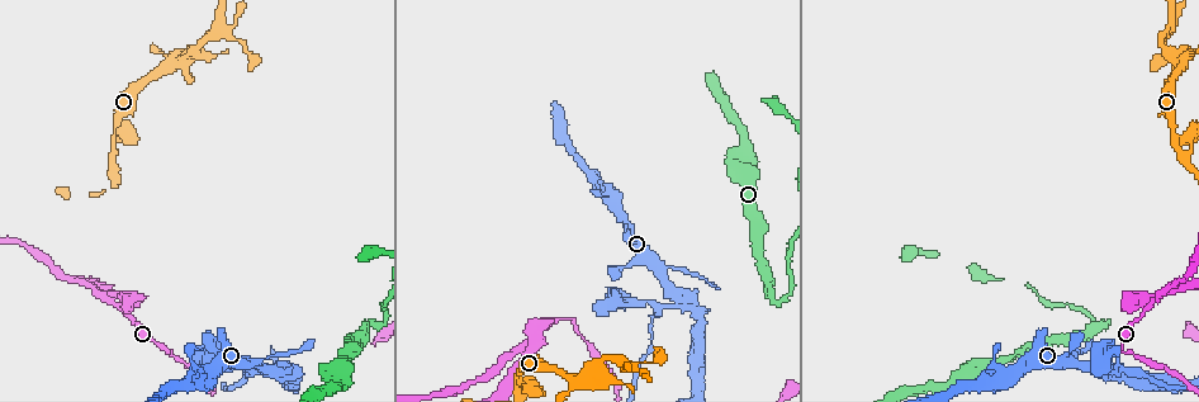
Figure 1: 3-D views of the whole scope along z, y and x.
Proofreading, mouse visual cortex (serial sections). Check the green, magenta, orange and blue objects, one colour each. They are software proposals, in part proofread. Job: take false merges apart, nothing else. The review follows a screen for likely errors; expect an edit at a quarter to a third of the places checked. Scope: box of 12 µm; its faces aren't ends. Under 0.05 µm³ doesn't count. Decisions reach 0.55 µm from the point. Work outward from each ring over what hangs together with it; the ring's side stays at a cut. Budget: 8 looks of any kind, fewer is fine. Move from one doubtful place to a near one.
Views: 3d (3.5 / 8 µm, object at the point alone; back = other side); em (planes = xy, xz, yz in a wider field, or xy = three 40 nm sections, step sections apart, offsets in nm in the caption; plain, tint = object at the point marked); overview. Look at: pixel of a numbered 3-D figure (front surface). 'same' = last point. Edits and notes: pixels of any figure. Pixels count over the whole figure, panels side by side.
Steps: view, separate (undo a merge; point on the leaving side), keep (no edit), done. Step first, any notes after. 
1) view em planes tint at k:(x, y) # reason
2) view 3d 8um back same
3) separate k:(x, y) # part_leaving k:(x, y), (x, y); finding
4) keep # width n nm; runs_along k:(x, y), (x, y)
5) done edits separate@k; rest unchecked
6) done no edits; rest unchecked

view 3d 3.5um back at 1:(779, 304) # abrupt turn

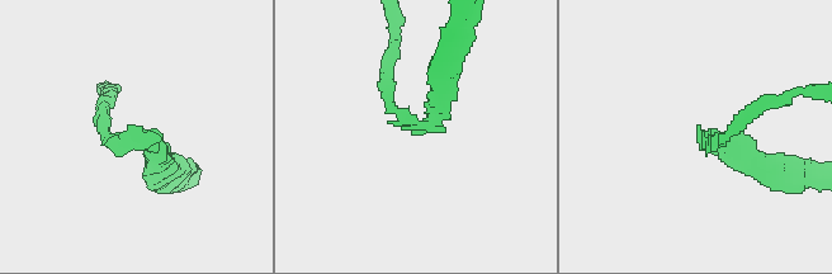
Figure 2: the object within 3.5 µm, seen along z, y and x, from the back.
view em xy step 3 tint at 2:(136, 137) # arm_widths 200, 350 nm

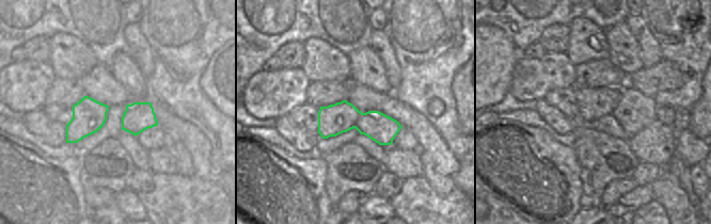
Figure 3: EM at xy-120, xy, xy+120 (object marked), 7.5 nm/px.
separate 2:(104, 116) # part_leaving 2:(142, 138), (103, 131), (110, 95); a second cell is stuck on

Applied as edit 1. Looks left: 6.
view 3d 8um at 1:(1105, 377) # branch point

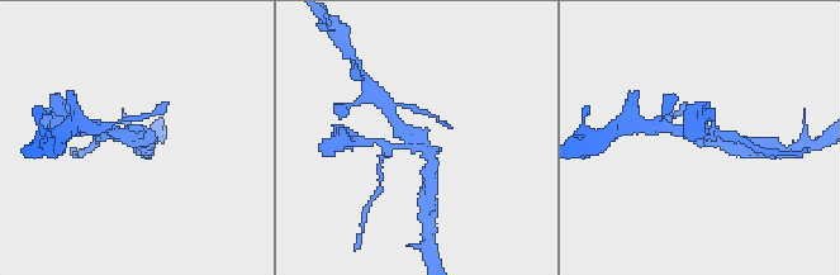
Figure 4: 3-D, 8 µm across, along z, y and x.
view em xy step 5 tint at 4:(414, 137) # arms 3; arm_widths 200, 300, 300 nm

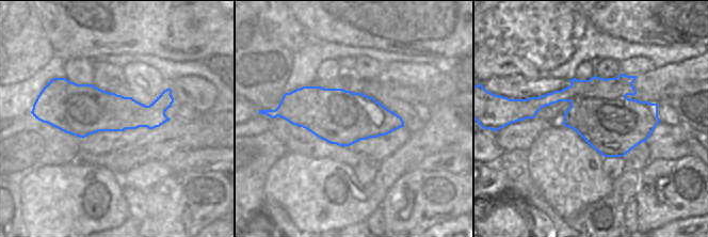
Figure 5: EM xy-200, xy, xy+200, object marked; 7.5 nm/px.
keep # runs_along 4:(389, 112), (427, 146), (432, 164); continuous, no second cell

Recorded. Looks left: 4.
view 3d 8um at 1:(1150, 303) # arms run side by side

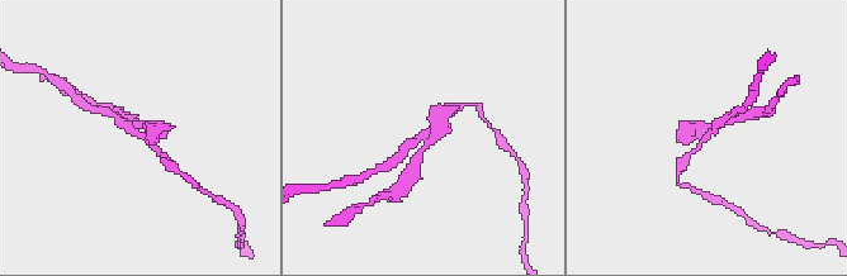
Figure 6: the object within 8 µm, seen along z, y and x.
view 3d 3.5um back at 6:(427, 131)

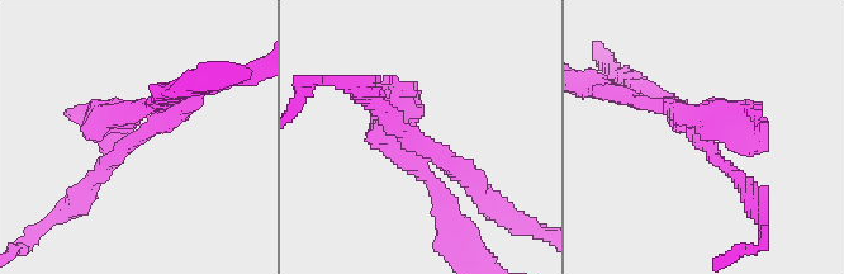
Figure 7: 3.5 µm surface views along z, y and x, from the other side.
view em xy step 5 tint at 7:(419, 141) # need the tissue

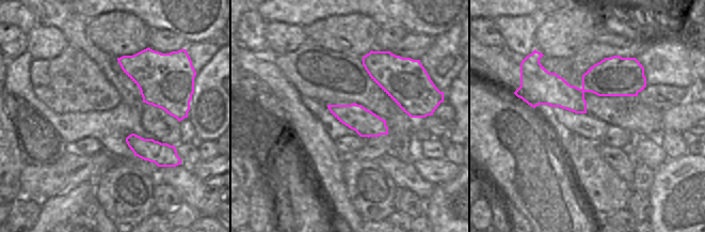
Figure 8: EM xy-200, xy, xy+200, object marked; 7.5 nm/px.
separate 7:(107, 145) # arm_widths 200, 200, 250, 400 nm; part_leaving 7:(690, 126), (731, 117), (748, 156); a second cell is stuck on

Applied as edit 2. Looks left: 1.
done edits separate@2, separate@7; rest unchecked

